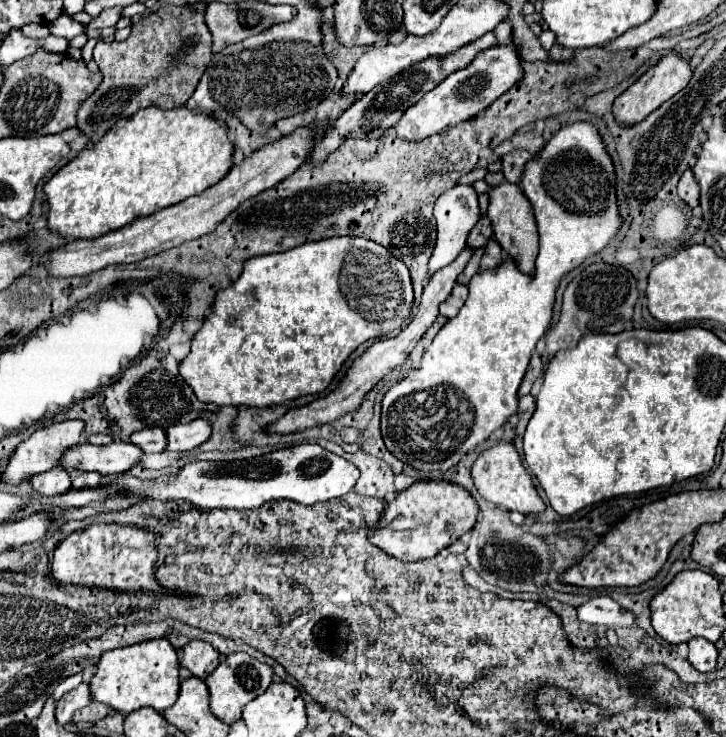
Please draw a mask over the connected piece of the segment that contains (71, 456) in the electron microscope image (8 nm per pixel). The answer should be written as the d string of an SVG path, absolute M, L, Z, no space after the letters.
M114 440L108 446L92 446L92 444L78 444L70 446L62 458L62 468L76 468L76 470L92 470L102 476L120 476L128 472L140 458L138 446L130 442Z

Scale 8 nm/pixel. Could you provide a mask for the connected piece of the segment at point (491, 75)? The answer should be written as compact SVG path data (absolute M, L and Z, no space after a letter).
M514 42L496 44L488 50L482 50L482 54L478 54L474 62L470 62L470 66L456 70L454 74L450 74L450 78L442 80L434 90L430 90L422 100L410 106L394 128L402 140L424 140L448 126L456 126L474 118L478 112L486 110L502 94L514 88L522 80L522 76L524 68L520 58L520 46Z

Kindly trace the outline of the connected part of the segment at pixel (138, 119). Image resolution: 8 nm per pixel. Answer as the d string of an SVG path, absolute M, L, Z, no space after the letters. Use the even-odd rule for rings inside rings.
M158 106L142 108L130 118L118 120L102 138L102 142L92 144L80 152L80 156L58 170L50 182L46 182L44 192L50 204L48 228L64 238L98 238L112 230L124 228L136 218L156 214L168 206L182 202L184 198L196 196L202 190L218 184L232 168L234 144L226 134L226 128L204 110L194 108L170 108L160 110Z

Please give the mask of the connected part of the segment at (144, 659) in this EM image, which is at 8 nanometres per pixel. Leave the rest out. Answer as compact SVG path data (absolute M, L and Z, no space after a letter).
M152 638L126 648L116 648L102 654L98 670L90 680L92 700L104 702L118 712L134 712L150 706L164 712L178 700L180 676L178 676L178 654L168 638Z

